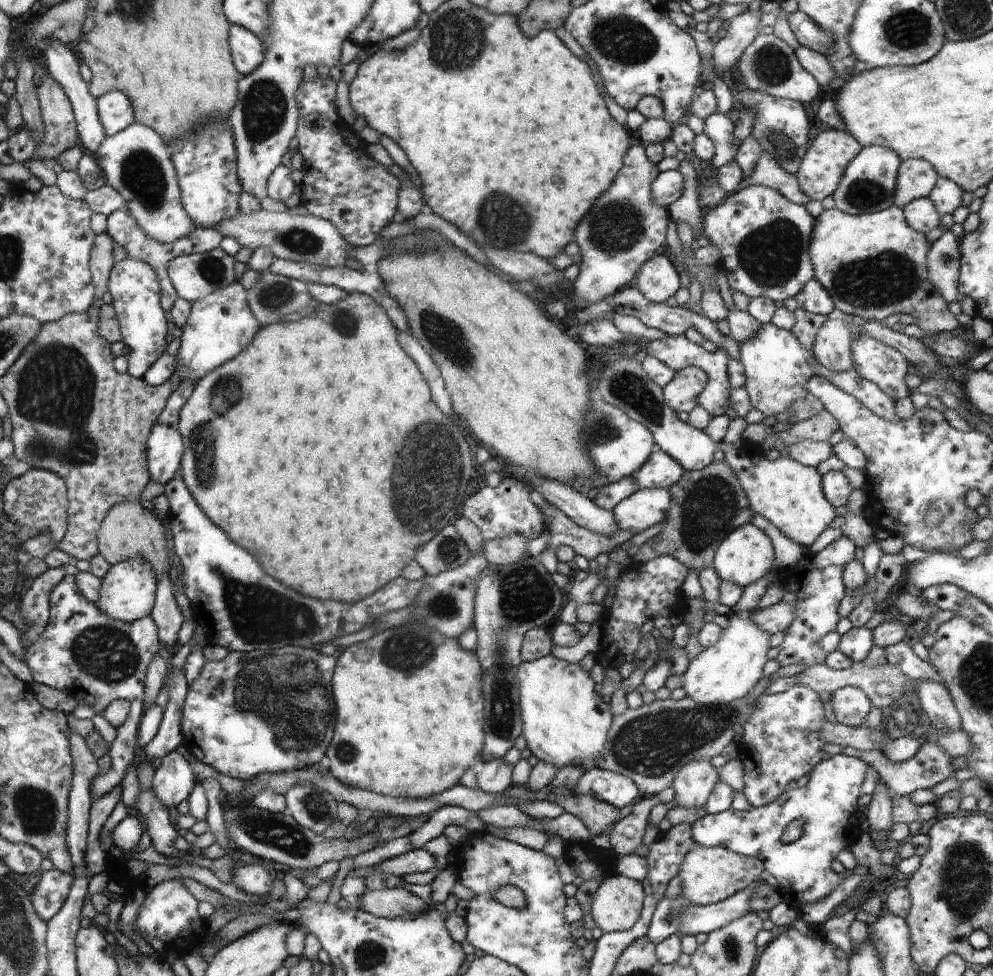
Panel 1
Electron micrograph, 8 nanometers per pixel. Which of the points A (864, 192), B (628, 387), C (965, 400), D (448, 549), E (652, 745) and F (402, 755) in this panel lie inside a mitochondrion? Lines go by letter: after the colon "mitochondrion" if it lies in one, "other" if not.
A: mitochondrion
B: mitochondrion
C: other
D: mitochondrion
E: mitochondrion
F: other

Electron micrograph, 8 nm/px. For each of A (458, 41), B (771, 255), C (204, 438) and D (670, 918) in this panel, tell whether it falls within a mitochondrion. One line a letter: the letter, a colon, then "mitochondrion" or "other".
A: mitochondrion
B: mitochondrion
C: mitochondrion
D: mitochondrion

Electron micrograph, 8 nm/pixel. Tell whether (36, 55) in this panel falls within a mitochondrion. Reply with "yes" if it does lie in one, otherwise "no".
no

